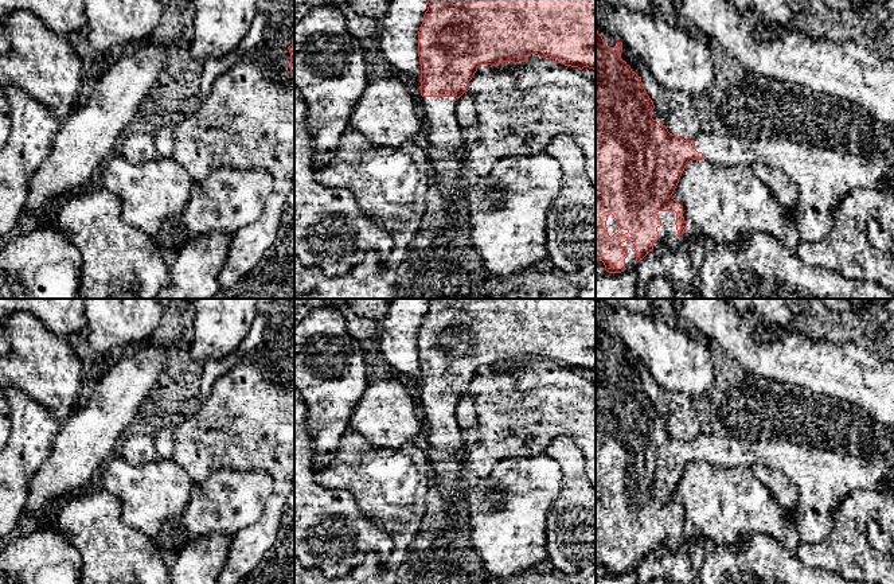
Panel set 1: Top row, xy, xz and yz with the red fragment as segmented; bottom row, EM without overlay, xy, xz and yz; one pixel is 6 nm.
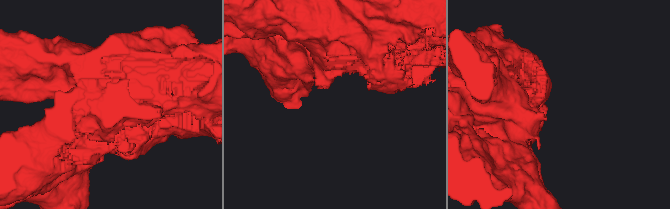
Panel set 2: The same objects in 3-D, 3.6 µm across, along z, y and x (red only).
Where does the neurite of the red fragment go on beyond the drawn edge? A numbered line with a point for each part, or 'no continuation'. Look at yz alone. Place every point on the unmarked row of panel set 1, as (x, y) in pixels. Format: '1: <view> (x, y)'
1: yz (824, 478)
2: yz (668, 537)

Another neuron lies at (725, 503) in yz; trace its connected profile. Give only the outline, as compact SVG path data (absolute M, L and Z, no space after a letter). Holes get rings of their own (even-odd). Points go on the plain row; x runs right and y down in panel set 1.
M695 460L686 467L672 498L683 507L687 527L706 536L714 544L735 548L749 534L765 534L789 553L796 553L801 542L793 511L781 507L750 468Z

